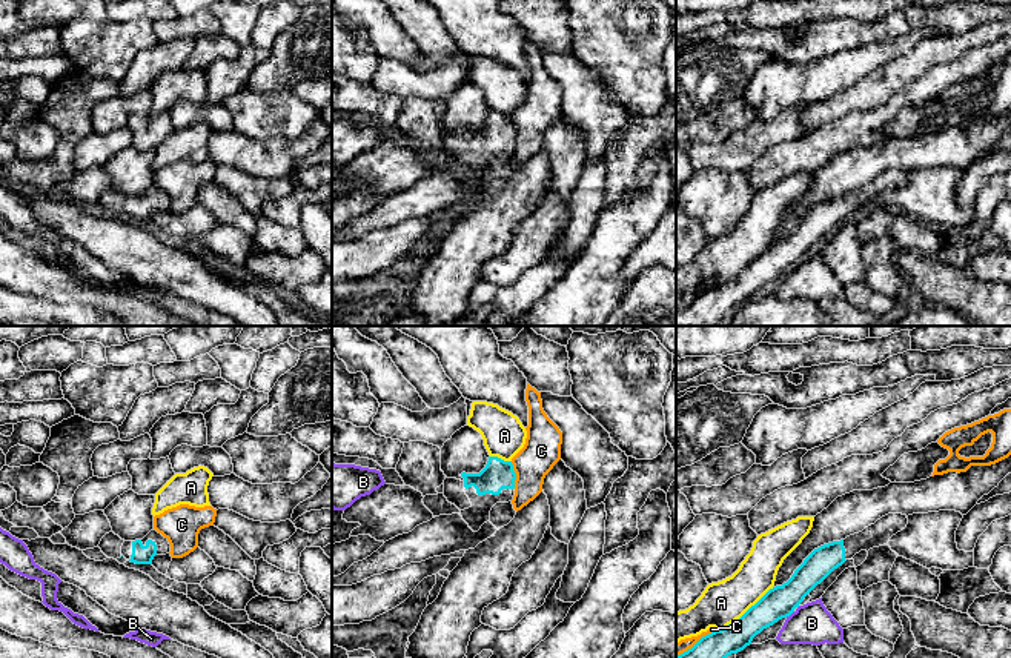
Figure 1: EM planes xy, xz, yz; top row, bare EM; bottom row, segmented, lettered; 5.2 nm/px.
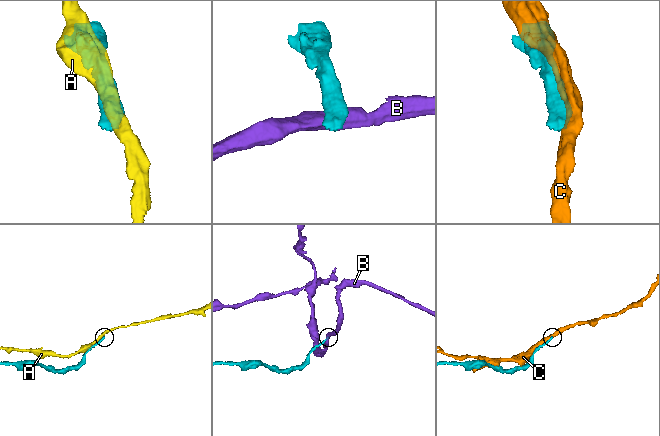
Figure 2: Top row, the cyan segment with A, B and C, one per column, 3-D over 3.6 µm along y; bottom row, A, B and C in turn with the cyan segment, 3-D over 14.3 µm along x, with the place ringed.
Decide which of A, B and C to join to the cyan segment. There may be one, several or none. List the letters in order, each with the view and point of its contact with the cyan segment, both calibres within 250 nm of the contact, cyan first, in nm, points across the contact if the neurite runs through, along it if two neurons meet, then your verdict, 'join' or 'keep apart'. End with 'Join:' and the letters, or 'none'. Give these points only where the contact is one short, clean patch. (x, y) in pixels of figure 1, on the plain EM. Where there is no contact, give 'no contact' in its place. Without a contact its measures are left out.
A: meets cyan in yz at (745, 268); 170 nm thick on the cyan side, 220 nm on the other; keep apart
B: meets cyan in yz at (788, 271); 170 nm thick on the cyan side, 220 nm on the other; border along yz (793, 266), (785, 272); keep apart
C: meets cyan in xz at (515, 131); 160 nm thick on the cyan side, 190 nm on the other; keep apart
Join: none

